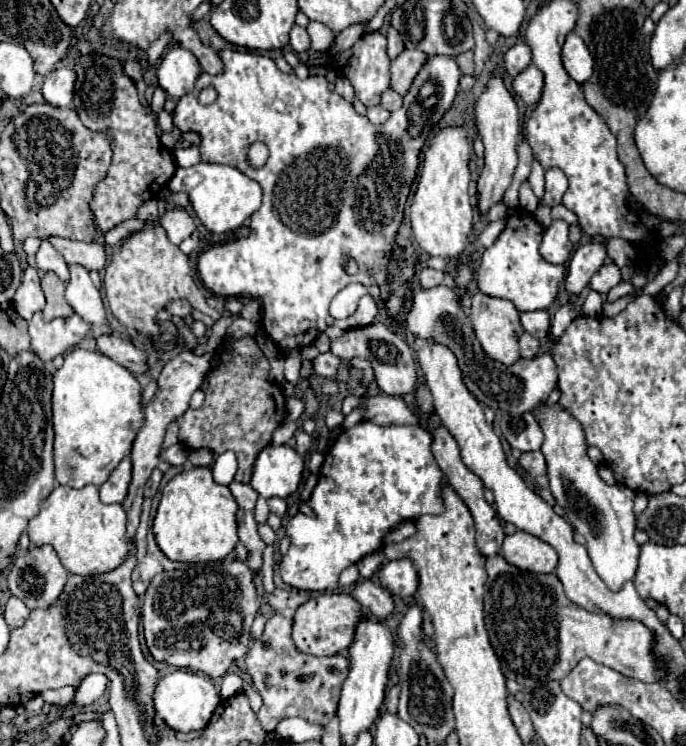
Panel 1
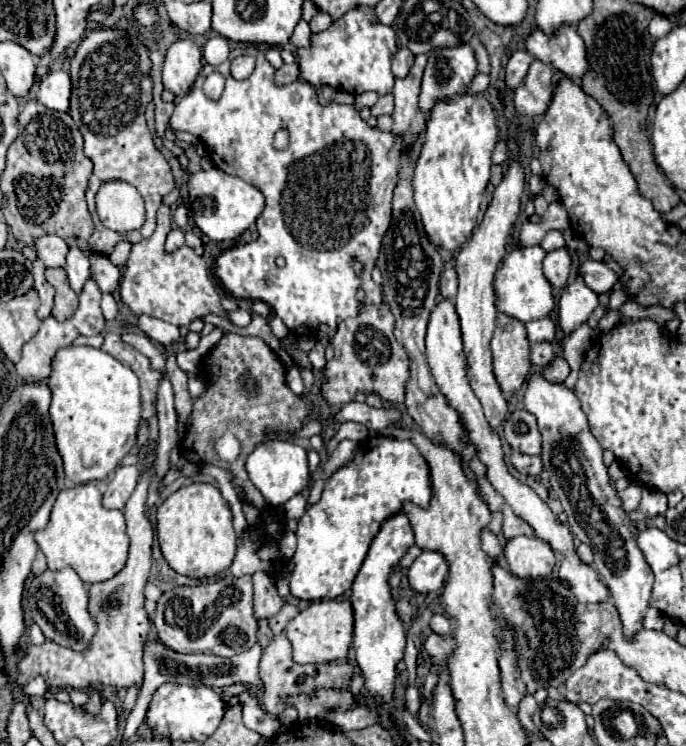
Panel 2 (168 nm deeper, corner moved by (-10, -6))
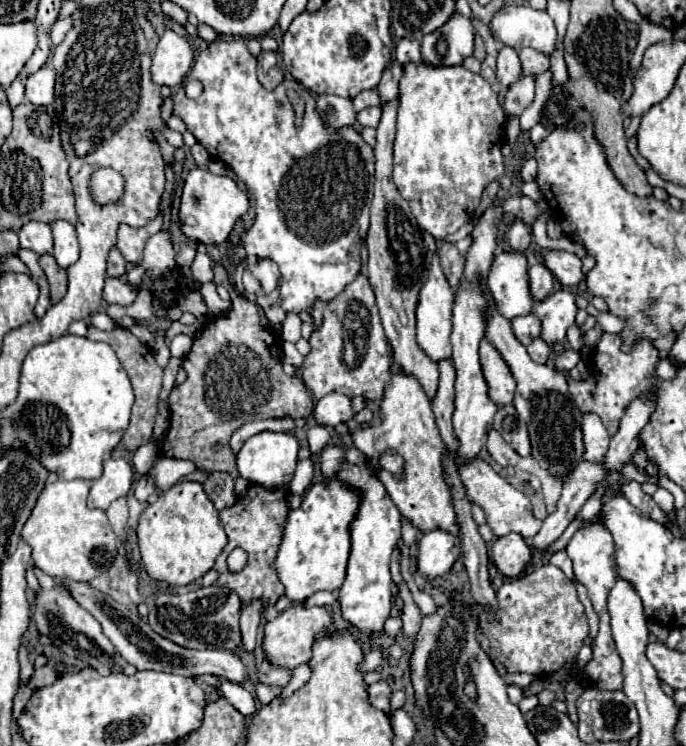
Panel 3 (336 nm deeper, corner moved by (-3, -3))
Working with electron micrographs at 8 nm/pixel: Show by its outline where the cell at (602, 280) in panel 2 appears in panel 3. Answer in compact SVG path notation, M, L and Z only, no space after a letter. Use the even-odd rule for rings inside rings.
M541 249L541 259L543 259L543 265L565 287L573 287L583 279L581 259L577 255L573 255L573 253L559 251L559 249Z

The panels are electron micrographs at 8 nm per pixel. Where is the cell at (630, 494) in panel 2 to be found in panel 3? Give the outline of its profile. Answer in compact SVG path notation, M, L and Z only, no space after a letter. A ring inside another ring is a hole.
M589 497L587 503L579 509L579 513L575 515L575 519L593 519L601 513L601 501L597 501L597 497Z

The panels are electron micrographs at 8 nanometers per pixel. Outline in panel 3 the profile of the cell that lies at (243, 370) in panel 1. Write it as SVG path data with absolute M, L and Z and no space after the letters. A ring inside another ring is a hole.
M235 297L231 301L231 311L227 315L211 317L205 321L203 331L197 333L191 353L183 359L187 379L171 389L171 427L163 437L161 451L165 457L189 459L199 471L229 471L235 477L235 493L243 495L249 487L235 469L235 455L227 447L233 431L245 423L271 417L309 417L313 411L313 395L303 385L297 375L285 375L281 367L281 345L279 341L261 325L259 309L245 297ZM209 427L225 427L219 435L195 435Z

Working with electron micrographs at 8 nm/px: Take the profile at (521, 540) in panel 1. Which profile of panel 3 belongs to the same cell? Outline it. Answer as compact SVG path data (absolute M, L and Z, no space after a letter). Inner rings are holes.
M509 533L491 543L491 559L505 577L519 577L531 561L531 547L521 535Z

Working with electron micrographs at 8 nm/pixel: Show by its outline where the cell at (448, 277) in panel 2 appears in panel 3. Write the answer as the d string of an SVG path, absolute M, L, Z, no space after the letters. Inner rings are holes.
M467 235L465 239L461 239L457 243L443 243L439 249L441 267L443 267L443 273L453 291L457 291L457 287L459 287L459 279L465 269L465 257L467 257L467 251L471 245L473 245L473 235Z

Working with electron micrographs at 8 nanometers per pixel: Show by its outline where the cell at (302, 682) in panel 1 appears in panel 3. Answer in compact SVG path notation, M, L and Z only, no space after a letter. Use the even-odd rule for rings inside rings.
M263 661L263 663L257 667L257 679L259 679L263 685L283 687L283 685L289 683L291 671L289 671L289 669L275 667L275 665L271 665L269 661Z

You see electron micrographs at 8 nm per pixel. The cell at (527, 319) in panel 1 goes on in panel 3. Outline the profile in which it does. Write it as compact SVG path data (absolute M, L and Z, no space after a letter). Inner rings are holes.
M521 315L521 317L515 317L511 321L511 327L513 327L513 333L515 337L523 343L523 345L529 345L533 339L539 337L541 333L541 323L537 321L535 315Z

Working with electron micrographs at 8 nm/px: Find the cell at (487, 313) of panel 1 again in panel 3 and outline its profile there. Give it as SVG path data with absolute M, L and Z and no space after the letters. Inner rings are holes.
M487 339L481 341L479 359L481 359L481 369L483 369L483 377L487 381L487 387L489 387L487 393L489 393L491 401L497 403L499 407L511 403L513 395L515 395L513 375L511 375L509 367L505 365L503 357L497 353L497 349L493 349L493 345L489 345Z

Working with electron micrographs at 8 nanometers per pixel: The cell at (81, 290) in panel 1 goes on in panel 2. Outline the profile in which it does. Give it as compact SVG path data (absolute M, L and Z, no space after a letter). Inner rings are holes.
M70 248L66 272L68 272L68 280L70 280L72 290L76 294L80 294L84 284L90 280L90 262L88 262L86 252L82 252L78 248Z

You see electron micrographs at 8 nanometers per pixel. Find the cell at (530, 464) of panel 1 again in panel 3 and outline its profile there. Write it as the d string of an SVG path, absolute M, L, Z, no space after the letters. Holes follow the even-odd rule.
M495 429L489 431L487 449L489 449L491 457L493 457L499 465L503 465L503 467L507 467L507 465L517 465L517 461L521 459L517 453L513 453L511 445L509 445L509 443L501 437L501 433L497 433Z

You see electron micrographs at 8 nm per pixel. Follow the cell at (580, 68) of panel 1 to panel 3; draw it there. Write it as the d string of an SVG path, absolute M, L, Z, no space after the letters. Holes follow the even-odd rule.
M507 5L495 11L489 29L495 39L517 51L533 47L549 55L555 49L557 31L553 19L549 13L537 11L529 5Z

